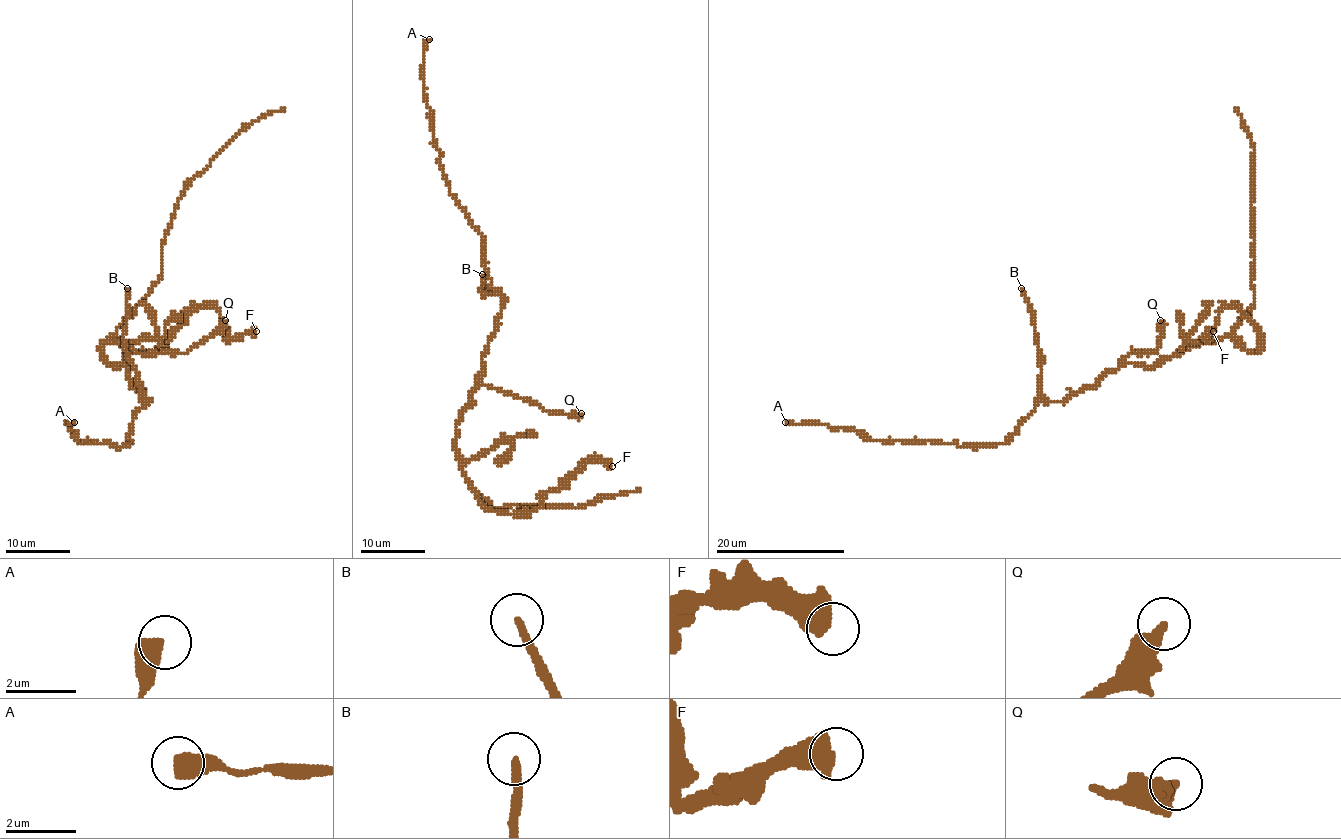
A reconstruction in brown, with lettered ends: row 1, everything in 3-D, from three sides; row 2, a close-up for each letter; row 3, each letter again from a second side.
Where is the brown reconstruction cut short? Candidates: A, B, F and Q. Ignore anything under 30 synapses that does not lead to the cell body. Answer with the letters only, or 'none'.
none

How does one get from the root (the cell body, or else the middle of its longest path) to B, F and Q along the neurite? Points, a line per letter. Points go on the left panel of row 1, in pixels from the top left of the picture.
B: (119, 364), (127, 370), (129, 381), (140, 396), (148, 401), (140, 386), (133, 360), (125, 349), (127, 288)
F: (119, 364), (101, 356), (109, 338), (125, 351), (158, 349), (203, 306), (219, 314), (232, 338), (256, 331)
Q: (119, 364), (130, 351), (187, 352), (203, 343), (225, 320)

